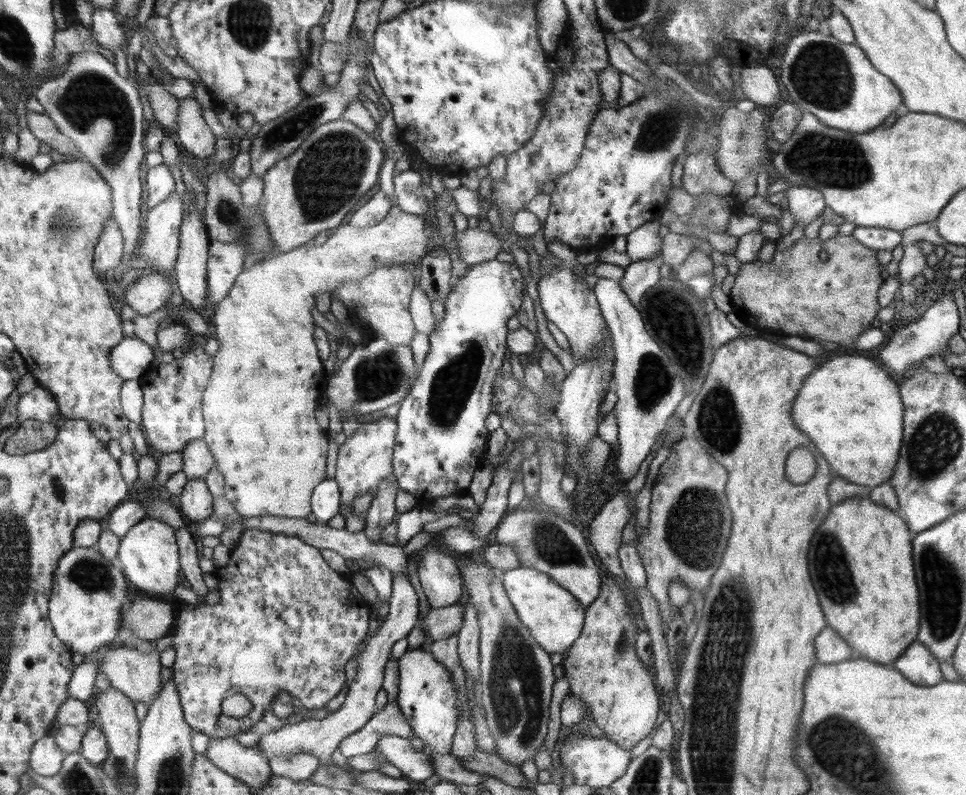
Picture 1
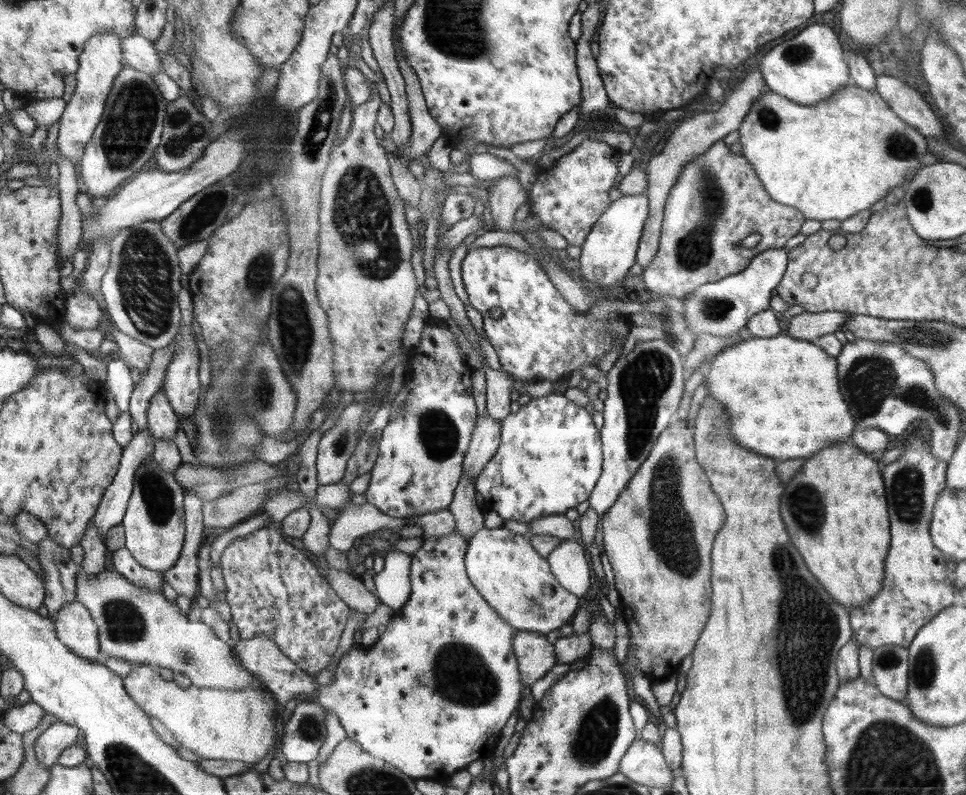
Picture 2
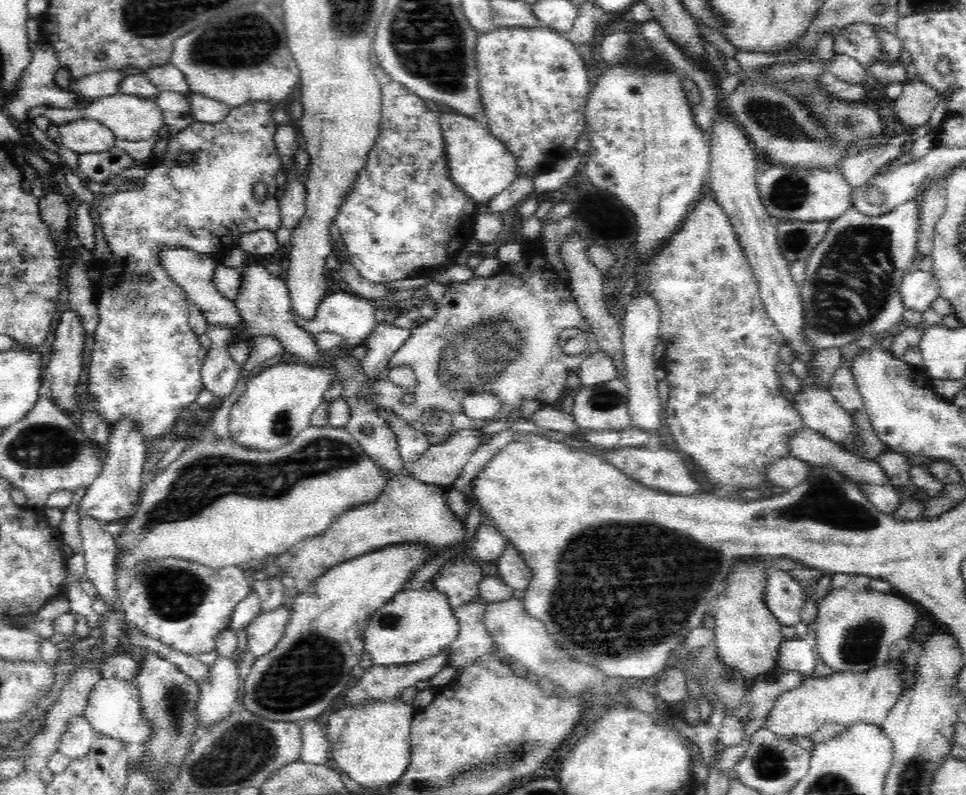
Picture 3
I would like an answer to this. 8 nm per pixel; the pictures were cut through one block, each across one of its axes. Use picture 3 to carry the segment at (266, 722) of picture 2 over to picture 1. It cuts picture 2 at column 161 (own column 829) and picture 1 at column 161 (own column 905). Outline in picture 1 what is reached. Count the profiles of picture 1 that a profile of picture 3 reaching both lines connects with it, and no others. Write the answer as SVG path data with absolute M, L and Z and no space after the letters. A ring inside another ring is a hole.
M115 644L109 648L100 649L103 657L99 658L98 671L102 671L108 677L109 684L126 695L129 700L136 703L143 703L146 707L155 700L158 692L162 690L163 681L160 671L163 666L160 664L160 655L157 650L150 654L140 653L136 648L128 648L124 644Z

